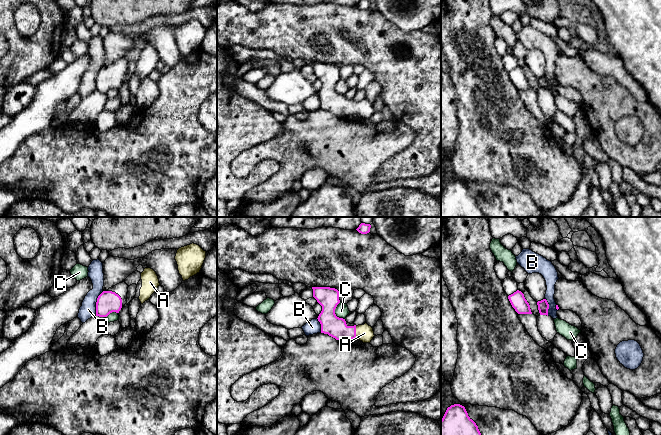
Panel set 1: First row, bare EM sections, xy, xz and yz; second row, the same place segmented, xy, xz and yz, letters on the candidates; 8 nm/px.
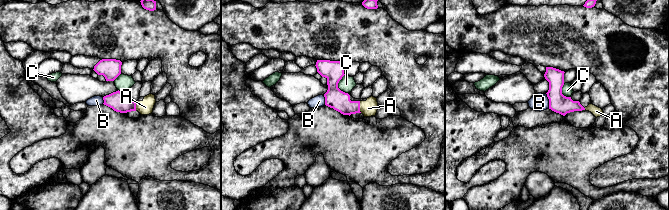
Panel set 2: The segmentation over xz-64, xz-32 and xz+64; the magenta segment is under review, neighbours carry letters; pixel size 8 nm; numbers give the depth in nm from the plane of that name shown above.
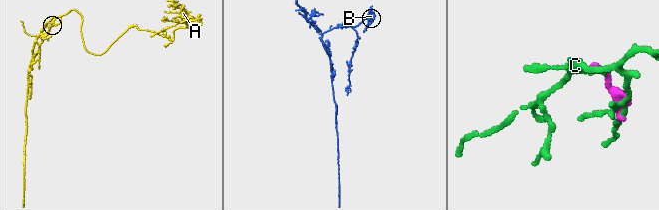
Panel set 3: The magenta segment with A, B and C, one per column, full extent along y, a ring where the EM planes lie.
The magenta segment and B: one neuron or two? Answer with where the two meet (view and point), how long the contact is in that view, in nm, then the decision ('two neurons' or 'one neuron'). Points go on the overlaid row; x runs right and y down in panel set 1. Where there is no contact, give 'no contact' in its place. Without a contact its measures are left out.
meets magenta in xy at (96, 303); contact 220 nm long; two neurons

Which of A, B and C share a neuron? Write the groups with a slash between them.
A / B / C

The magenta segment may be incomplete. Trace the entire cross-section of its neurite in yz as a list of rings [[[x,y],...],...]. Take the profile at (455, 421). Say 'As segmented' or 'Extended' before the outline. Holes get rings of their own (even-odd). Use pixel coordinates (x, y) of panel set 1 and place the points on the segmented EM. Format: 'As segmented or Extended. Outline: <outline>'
As segmented. Outline: [[[454,404],[447,408],[441,419],[441,435],[481,435],[476,423],[468,416],[464,406]]]

